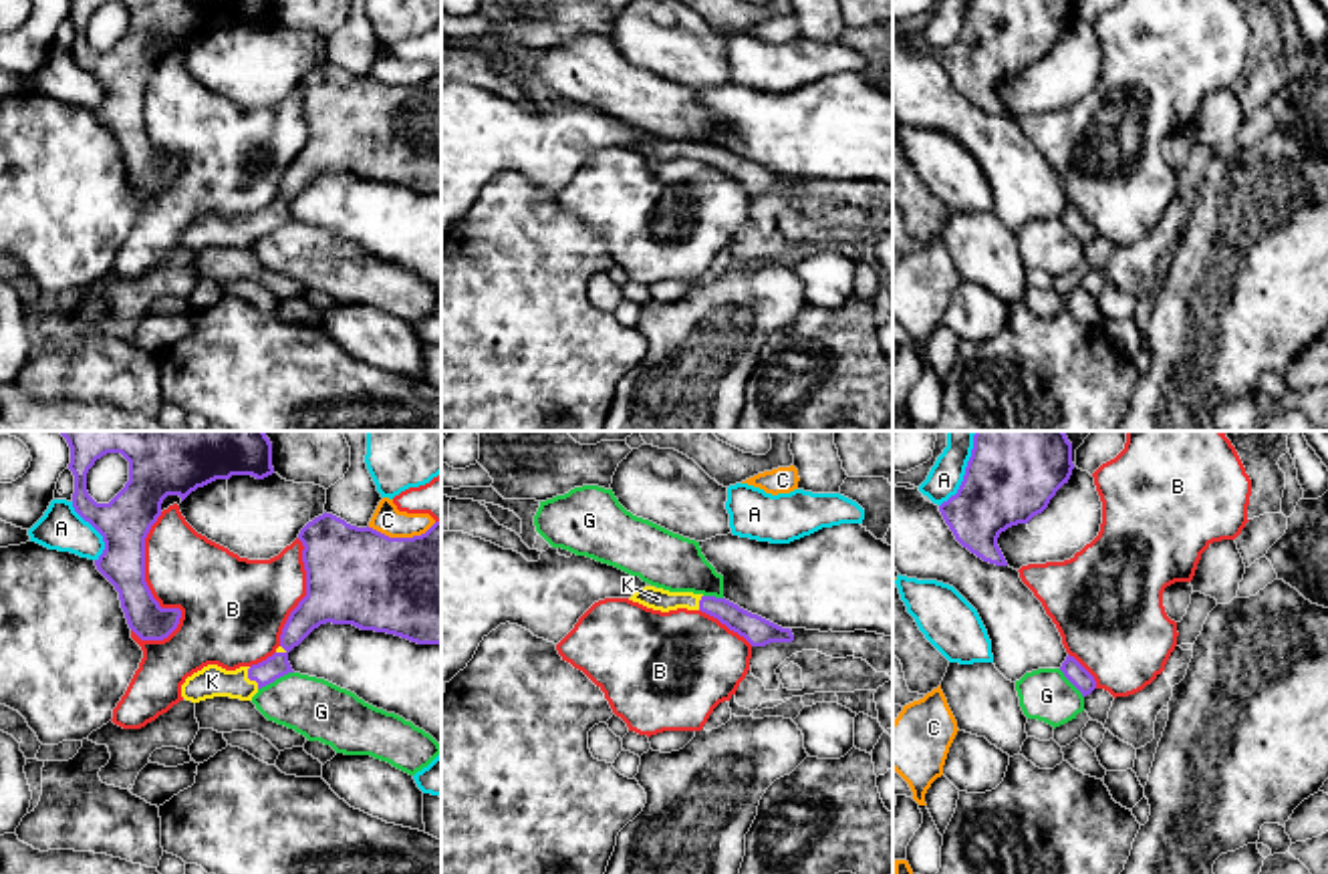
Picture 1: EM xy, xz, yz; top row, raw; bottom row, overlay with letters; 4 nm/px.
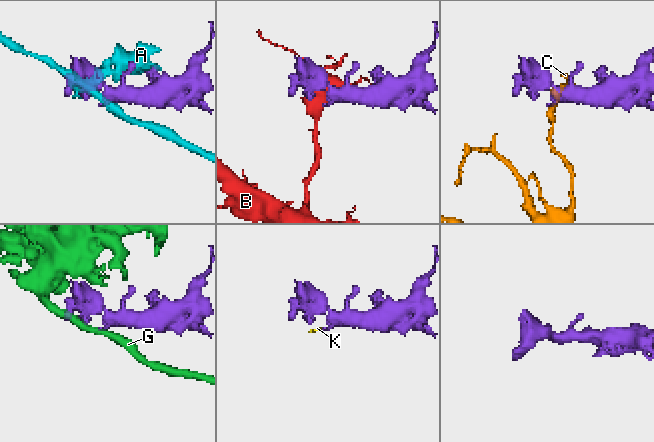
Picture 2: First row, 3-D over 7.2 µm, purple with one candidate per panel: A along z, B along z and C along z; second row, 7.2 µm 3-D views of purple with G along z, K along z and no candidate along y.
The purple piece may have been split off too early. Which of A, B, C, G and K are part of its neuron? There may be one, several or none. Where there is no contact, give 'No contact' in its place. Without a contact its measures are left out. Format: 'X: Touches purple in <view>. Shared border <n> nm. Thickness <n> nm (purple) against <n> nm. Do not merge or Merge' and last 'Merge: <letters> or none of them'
A: Touches purple in yz. Shared border 340 nm. Thickness 400 nm (purple) against 140 nm. Do not merge
B: Touches purple in xy. Shared border 550 nm. Thickness 180 nm (purple) against 320 nm. Do not merge
C: Touches purple in xy. Shared border 280 nm. Thickness 440 nm (purple) against 120 nm. Do not merge
G: Touches purple in xy. Shared border 160 nm. Thickness 110 nm (purple) against 240 nm. Do not merge
K: Touches purple in xy. Shared border 100 nm. Thickness 90 nm (purple) against 130 nm. Merge
Merge: K

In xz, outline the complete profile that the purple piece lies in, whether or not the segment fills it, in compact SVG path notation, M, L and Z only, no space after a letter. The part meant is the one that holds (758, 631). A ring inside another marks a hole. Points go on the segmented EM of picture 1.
M645 586L637 590L629 600L661 612L677 608L701 610L717 618L729 630L744 636L752 646L766 646L770 642L794 640L790 628L782 628L758 614L752 614L725 598L703 596L693 592L669 592L663 588Z

